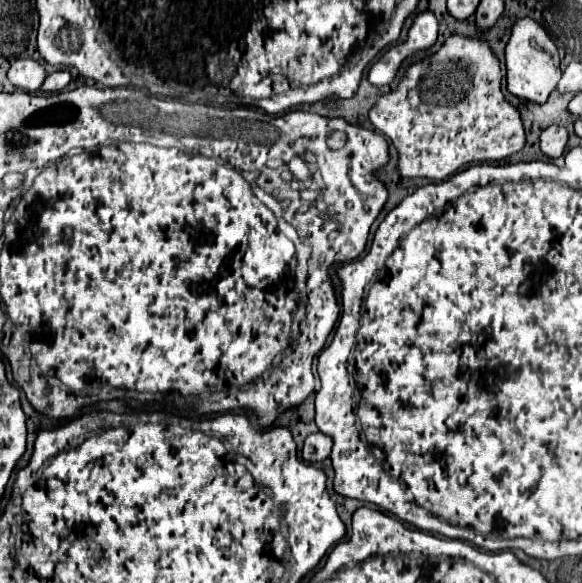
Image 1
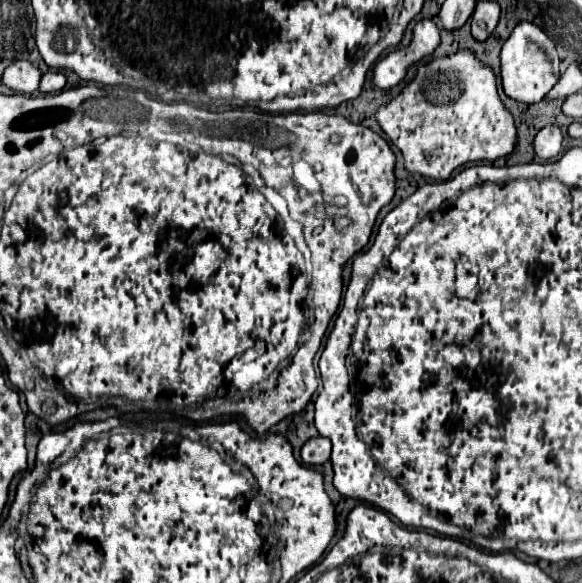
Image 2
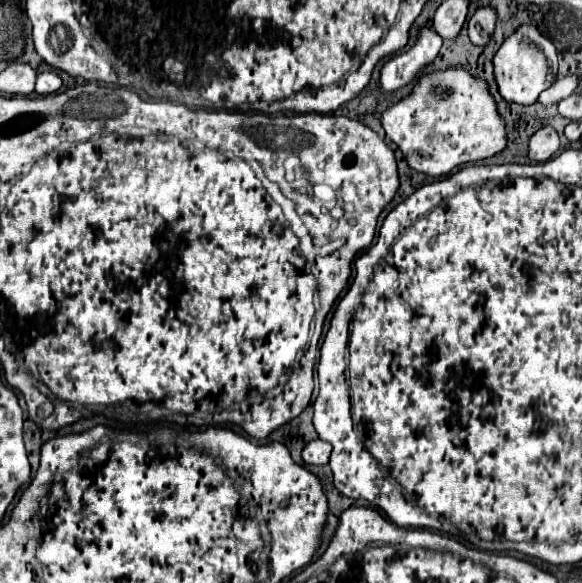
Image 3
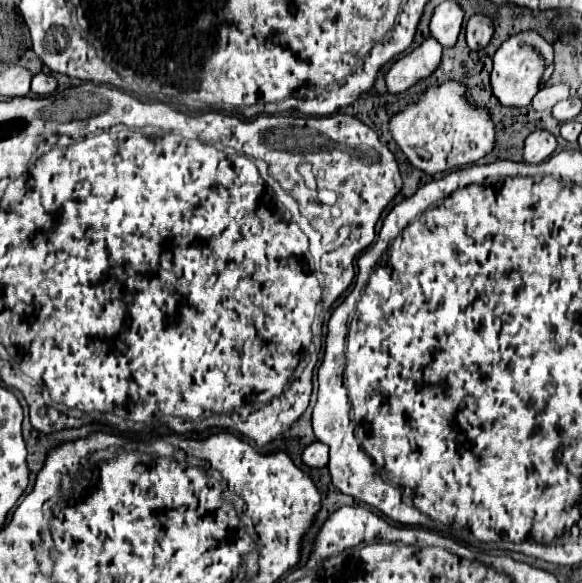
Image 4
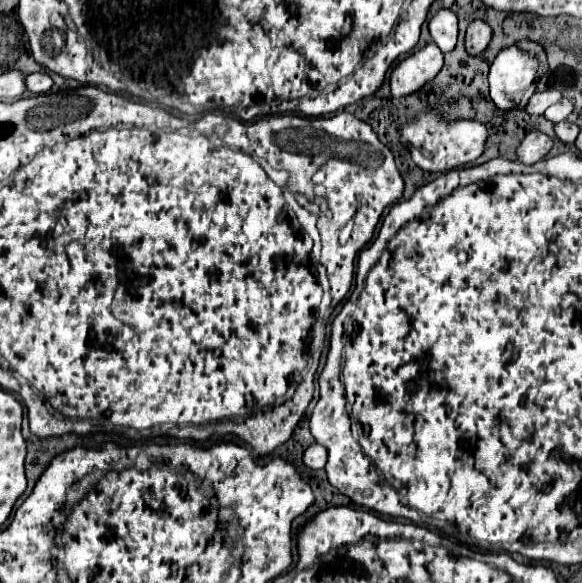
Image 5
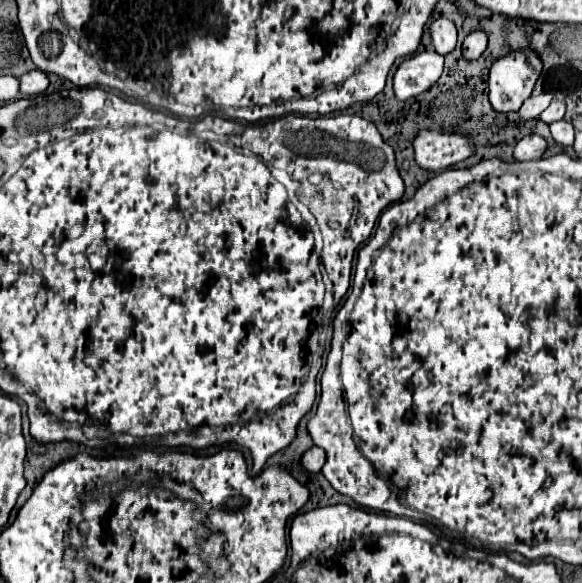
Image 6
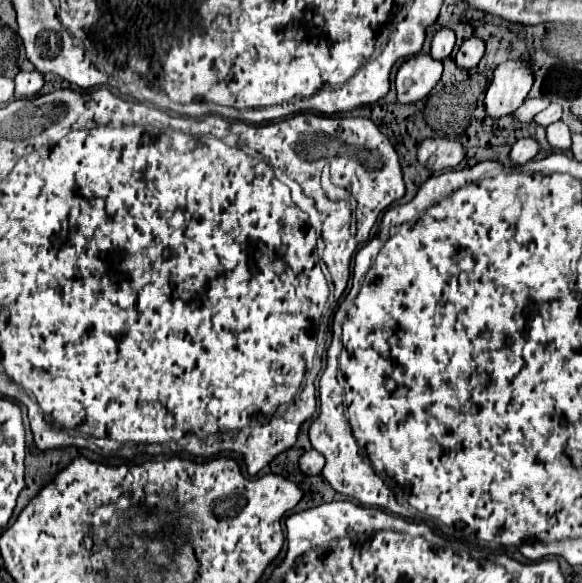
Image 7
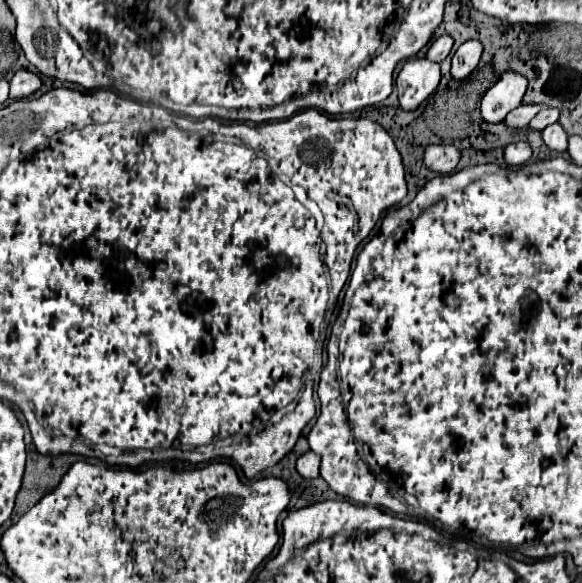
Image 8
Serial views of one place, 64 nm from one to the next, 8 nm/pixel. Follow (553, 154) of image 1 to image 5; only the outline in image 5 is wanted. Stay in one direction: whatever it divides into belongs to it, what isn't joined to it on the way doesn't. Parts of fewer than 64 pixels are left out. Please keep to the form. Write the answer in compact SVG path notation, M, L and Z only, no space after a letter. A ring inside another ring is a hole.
M534 130L522 140L522 144L518 148L518 158L524 164L536 164L536 162L544 160L544 156L550 150L552 150L552 138L546 136L544 132Z

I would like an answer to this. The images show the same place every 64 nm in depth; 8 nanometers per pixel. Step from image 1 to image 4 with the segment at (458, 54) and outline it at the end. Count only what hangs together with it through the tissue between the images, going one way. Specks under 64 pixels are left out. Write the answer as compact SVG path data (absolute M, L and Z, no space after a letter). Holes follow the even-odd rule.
M446 80L440 86L426 88L418 102L408 104L404 110L390 116L388 130L408 162L426 174L474 164L496 146L496 128L490 110L470 100L468 86L456 80Z

